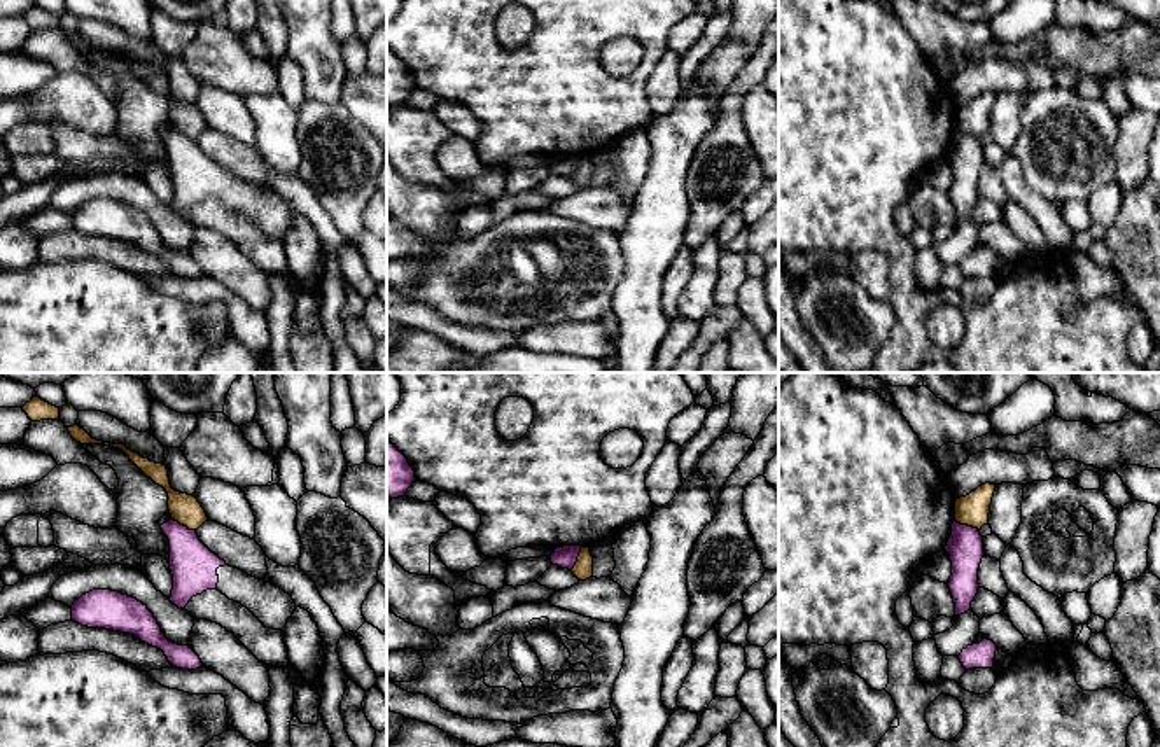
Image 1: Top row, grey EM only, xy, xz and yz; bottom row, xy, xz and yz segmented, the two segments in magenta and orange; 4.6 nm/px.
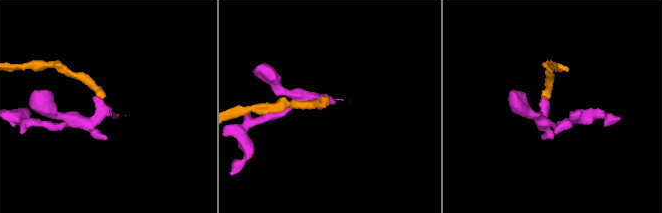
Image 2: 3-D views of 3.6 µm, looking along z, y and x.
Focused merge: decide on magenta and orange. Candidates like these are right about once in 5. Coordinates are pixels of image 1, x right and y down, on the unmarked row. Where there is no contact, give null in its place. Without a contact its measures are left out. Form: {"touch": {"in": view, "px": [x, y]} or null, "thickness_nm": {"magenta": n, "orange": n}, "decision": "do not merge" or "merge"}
{"touch": {"in": "xy", "px": [182, 133]}, "thickness_nm": {"magenta": 220, "orange": 140}, "decision": "do not merge"}

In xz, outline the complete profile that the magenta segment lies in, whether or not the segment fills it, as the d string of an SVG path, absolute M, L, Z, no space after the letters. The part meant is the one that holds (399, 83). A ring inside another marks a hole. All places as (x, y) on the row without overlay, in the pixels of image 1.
M387 49L387 107L406 105L415 87L408 66Z

